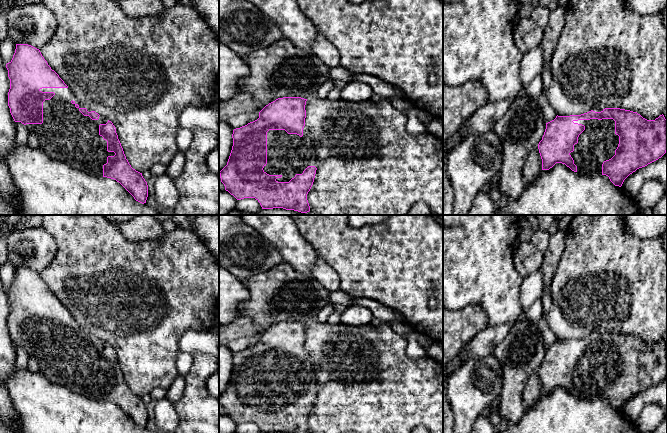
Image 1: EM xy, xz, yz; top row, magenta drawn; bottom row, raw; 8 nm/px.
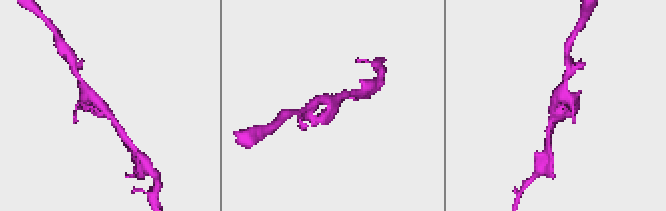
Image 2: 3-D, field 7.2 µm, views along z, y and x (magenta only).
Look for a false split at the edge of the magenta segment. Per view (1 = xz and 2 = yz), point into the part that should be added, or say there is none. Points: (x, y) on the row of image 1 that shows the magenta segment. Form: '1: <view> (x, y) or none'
1: xz (287, 154)
2: yz (597, 143)

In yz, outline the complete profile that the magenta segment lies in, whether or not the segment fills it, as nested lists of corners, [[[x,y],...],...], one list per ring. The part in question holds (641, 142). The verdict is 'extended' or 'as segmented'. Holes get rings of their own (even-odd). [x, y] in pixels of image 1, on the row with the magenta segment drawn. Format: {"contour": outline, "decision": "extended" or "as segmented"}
{"contour": [[[594,107],[581,115],[557,115],[546,123],[538,149],[542,170],[549,170],[556,163],[562,163],[582,175],[606,175],[615,186],[621,187],[630,174],[666,153],[667,120],[663,114],[655,120],[647,120],[630,110],[600,107]]], "decision": "extended"}

